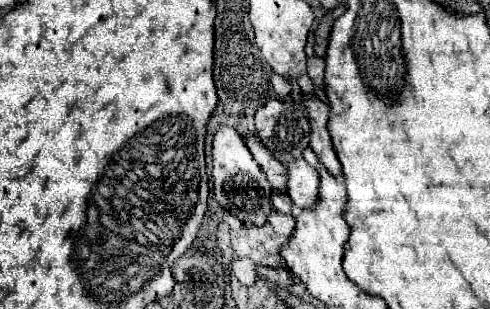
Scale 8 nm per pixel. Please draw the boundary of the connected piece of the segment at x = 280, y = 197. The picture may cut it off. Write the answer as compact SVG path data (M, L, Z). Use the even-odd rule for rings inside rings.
M273 190L271 202L273 202L273 208L275 208L277 212L281 212L281 214L291 214L293 202L291 202L291 198L289 198L285 192L275 192L275 190Z

